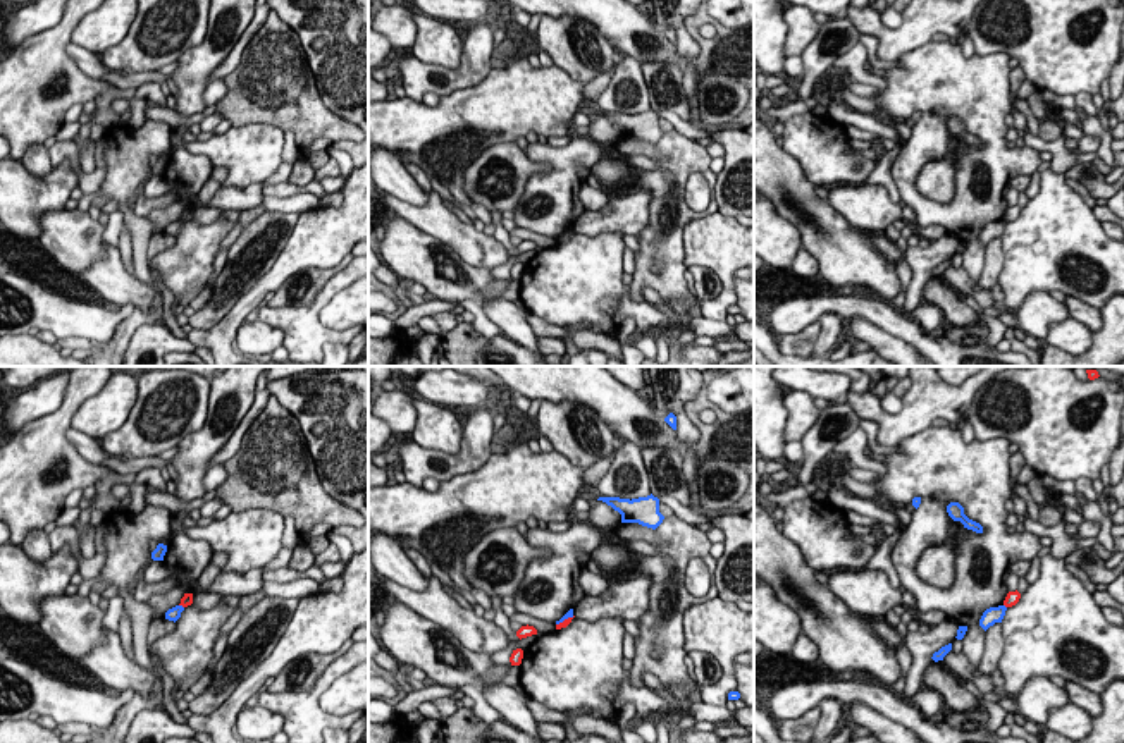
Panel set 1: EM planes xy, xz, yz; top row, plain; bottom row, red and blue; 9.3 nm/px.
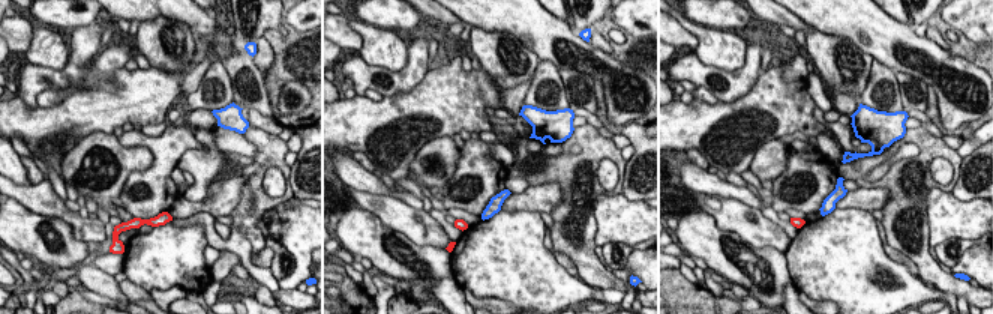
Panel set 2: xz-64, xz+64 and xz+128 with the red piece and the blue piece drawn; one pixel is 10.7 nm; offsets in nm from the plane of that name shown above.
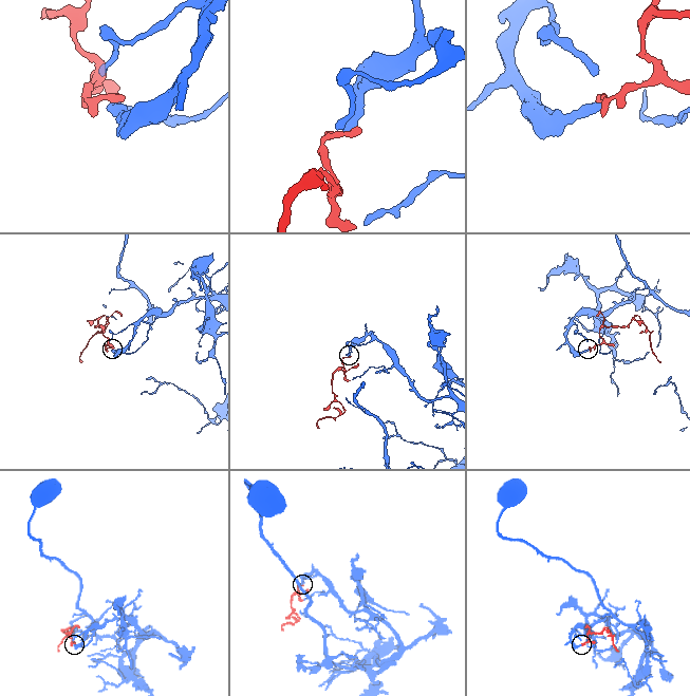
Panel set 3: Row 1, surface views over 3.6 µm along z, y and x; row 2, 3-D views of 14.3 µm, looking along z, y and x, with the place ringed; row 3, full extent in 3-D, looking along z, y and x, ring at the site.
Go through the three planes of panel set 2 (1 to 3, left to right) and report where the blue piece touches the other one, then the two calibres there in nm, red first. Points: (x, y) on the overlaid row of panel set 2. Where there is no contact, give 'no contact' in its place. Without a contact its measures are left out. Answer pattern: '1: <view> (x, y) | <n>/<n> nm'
1: no contact
2: no contact
3: no contact

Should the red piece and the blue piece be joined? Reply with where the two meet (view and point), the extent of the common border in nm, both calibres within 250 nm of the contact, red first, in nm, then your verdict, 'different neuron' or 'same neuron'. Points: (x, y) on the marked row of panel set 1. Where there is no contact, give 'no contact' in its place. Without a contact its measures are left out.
xz (565, 620) | 190 nm | 70/60 nm | different neuron

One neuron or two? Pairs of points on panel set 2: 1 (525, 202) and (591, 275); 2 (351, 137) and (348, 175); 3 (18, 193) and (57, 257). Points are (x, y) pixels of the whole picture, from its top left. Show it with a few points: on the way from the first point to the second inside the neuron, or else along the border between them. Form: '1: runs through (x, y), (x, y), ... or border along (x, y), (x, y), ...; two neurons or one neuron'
1: border along (530, 185), (557, 184), (561, 202); two neurons
2: border along (338, 147), (350, 153); two neurons
3: border along (15, 199), (38, 214), (60, 220); two neurons

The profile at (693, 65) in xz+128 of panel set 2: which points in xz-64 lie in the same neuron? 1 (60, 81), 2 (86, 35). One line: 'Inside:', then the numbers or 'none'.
Inside: 1, 2

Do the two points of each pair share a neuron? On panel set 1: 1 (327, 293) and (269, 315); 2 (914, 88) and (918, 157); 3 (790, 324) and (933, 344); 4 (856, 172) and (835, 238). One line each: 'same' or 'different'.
1: same
2: same
3: same
4: different

